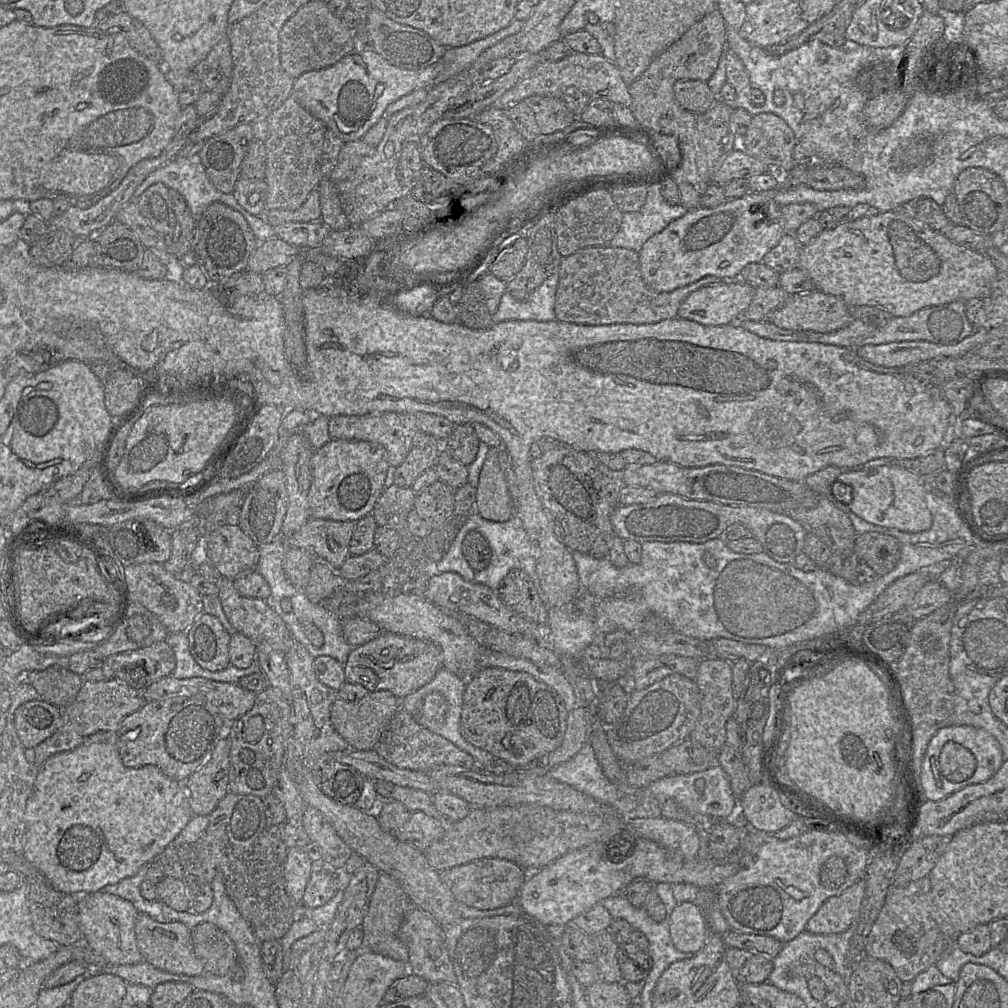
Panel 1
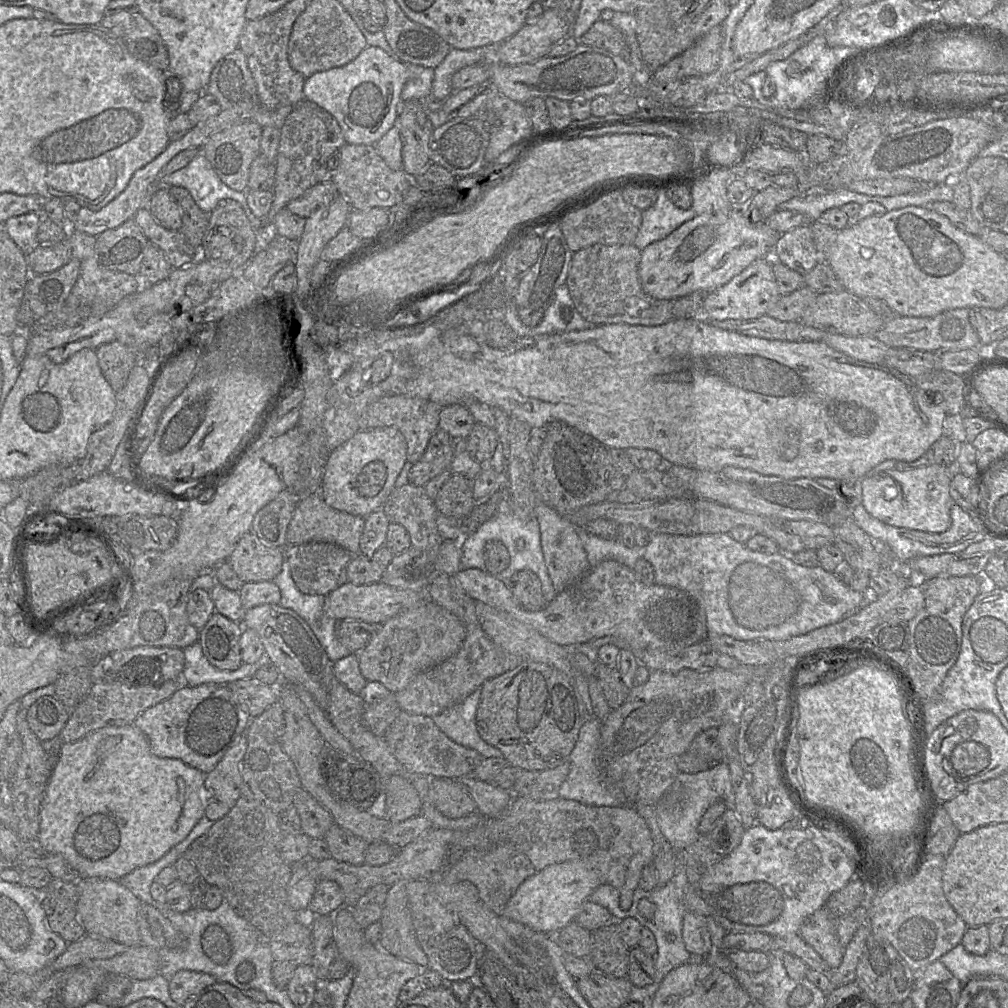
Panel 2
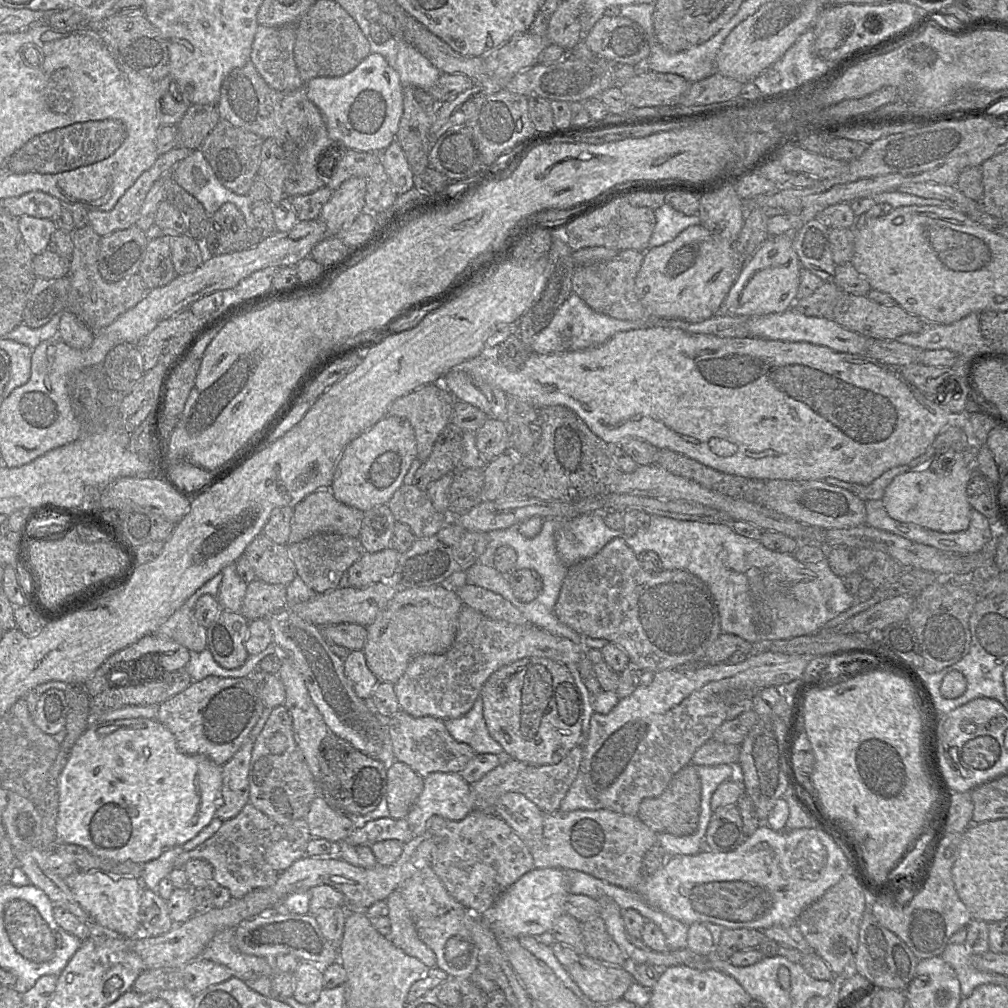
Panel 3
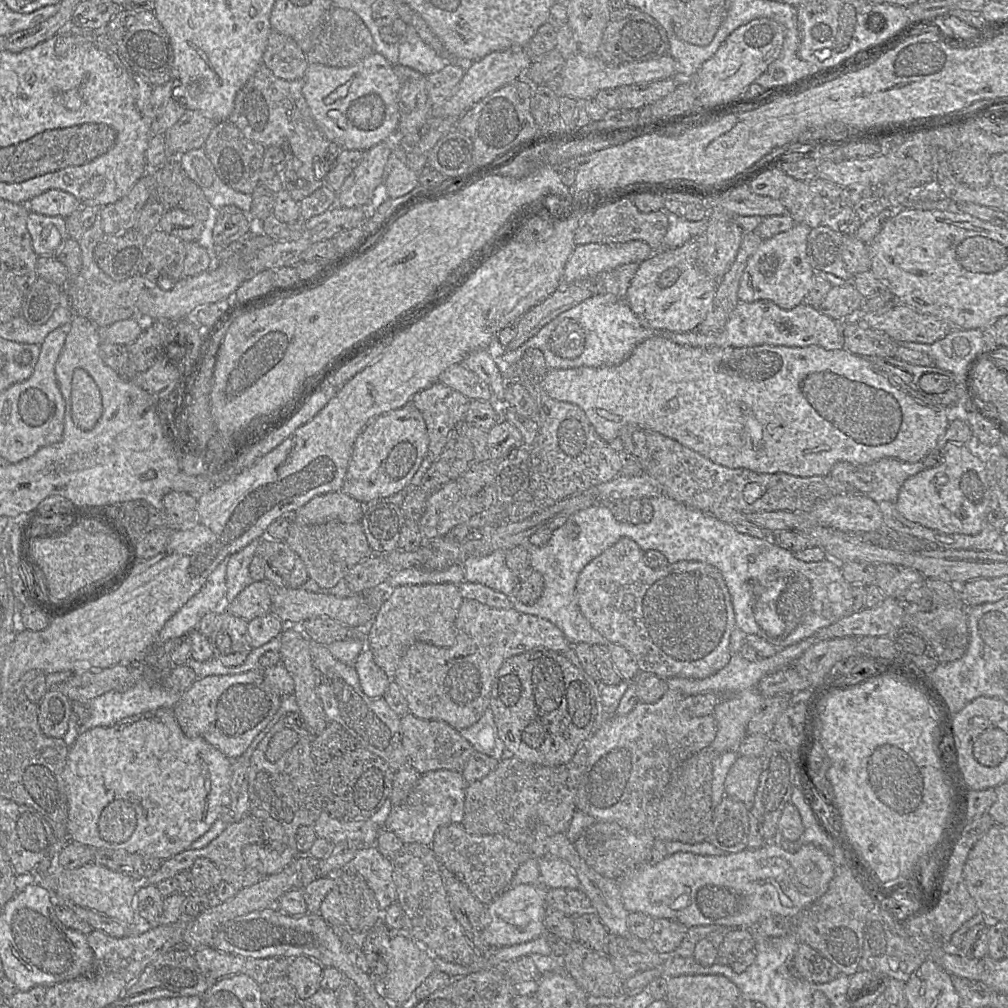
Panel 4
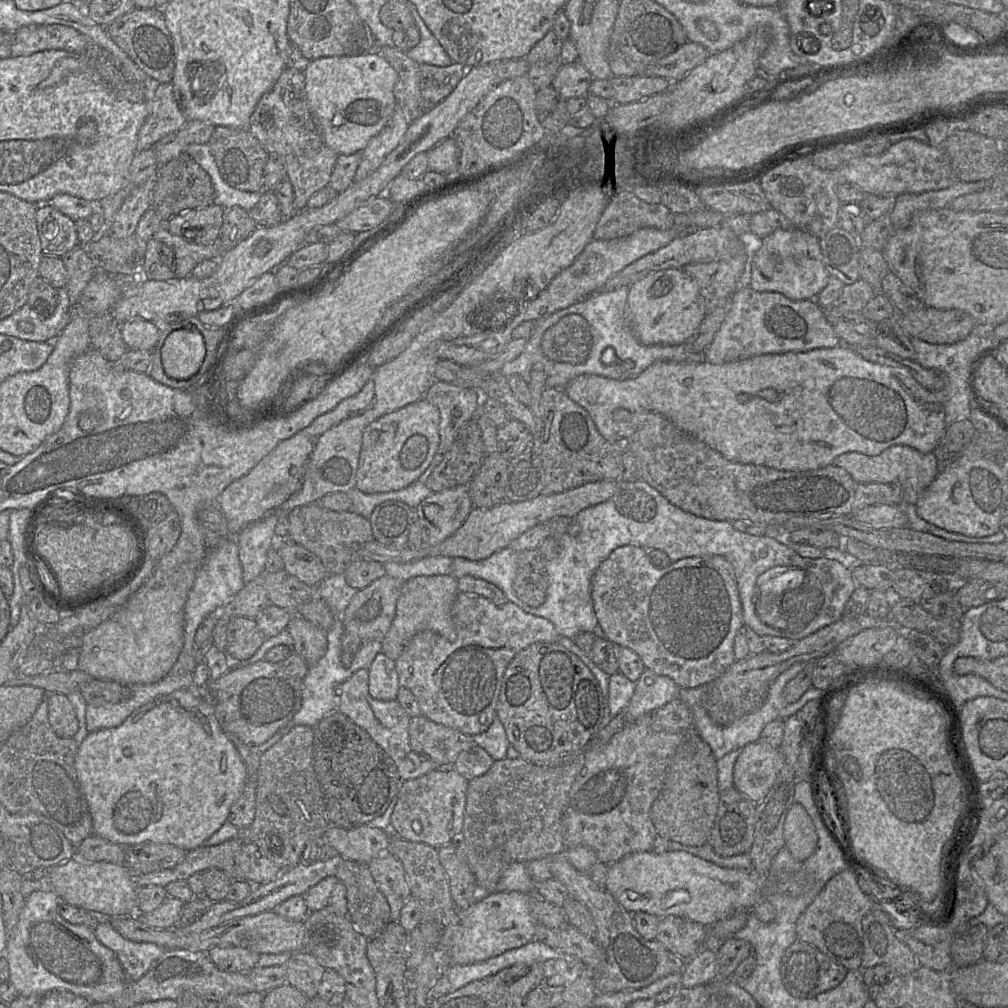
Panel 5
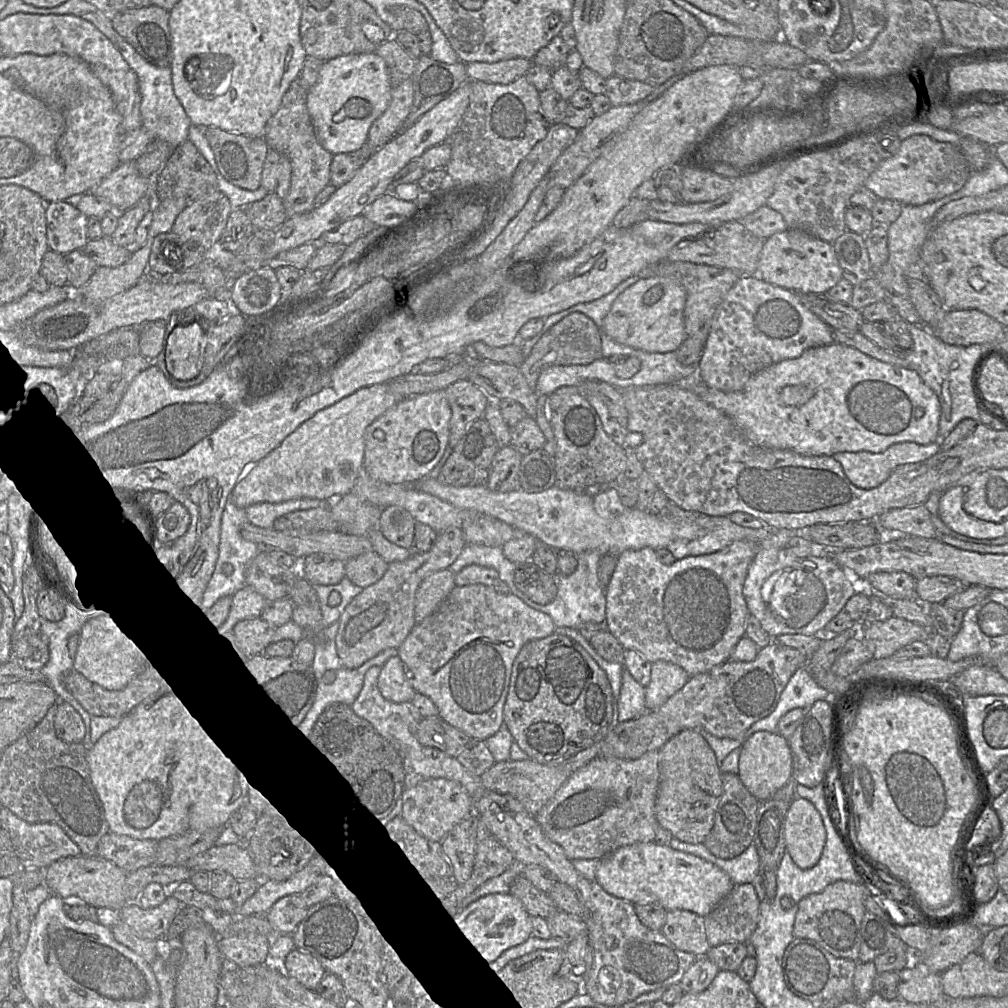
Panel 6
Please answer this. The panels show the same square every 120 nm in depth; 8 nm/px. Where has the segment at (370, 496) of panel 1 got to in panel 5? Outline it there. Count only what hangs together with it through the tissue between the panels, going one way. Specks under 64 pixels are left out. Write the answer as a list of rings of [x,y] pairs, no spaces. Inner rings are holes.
[[[421,398],[369,424],[362,435],[354,488],[371,494],[399,490],[417,481],[437,452],[439,421],[436,406]]]

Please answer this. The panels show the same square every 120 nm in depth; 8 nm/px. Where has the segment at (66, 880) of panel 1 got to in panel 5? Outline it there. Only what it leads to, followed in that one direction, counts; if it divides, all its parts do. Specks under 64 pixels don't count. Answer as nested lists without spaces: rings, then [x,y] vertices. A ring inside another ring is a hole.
[[[193,687],[175,690],[170,694],[157,697],[136,709],[117,727],[89,732],[79,744],[75,757],[75,770],[90,808],[93,823],[92,835],[122,846],[142,843],[172,844],[185,851],[202,846],[227,821],[230,808],[242,794],[248,779],[246,765],[232,737],[221,728],[215,715],[213,702],[202,695],[201,688]]]

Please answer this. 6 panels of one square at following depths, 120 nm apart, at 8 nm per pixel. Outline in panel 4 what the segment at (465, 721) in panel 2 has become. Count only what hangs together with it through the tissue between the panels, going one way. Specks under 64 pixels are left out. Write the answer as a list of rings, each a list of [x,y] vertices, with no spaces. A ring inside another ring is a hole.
[[[490,707],[486,709],[476,723],[460,730],[459,734],[468,740],[476,751],[489,755],[499,761],[503,759],[502,755],[506,747],[498,734]]]

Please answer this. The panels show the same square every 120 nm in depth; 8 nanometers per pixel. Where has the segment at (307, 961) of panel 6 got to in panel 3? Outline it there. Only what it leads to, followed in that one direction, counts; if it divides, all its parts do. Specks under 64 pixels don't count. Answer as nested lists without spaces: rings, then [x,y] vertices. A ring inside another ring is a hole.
[[[300,961],[294,976],[293,997],[301,1004],[312,1005],[319,998],[323,985],[323,969],[307,961]]]

